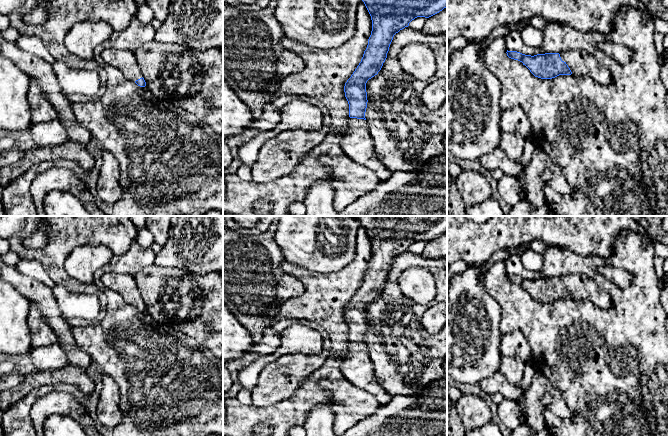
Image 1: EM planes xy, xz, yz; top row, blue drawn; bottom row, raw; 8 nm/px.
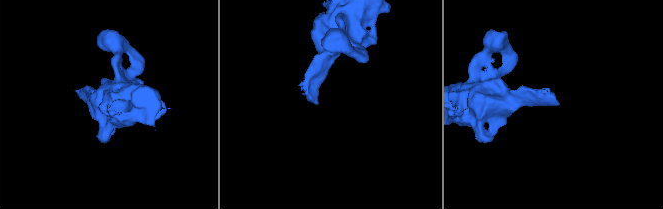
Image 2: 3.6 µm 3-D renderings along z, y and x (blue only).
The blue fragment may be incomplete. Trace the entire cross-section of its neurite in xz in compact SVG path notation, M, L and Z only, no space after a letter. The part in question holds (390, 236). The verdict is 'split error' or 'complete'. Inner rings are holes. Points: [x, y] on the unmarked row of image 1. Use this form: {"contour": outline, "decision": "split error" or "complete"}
{"contour": "M356 216L372 244L372 255L361 286L344 310L349 345L341 372L355 387L373 395L379 406L391 400L374 375L366 346L366 307L378 298L393 261L417 241L429 242L447 231L447 216Z", "decision": "split error"}

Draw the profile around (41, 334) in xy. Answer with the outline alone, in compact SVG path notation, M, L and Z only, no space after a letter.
M32 302L28 312L27 323L31 331L32 347L50 346L58 338L40 313L39 306Z

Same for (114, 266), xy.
M134 241L130 249L121 256L114 255L101 270L104 273L129 274L134 276L143 268L154 264L156 254Z

